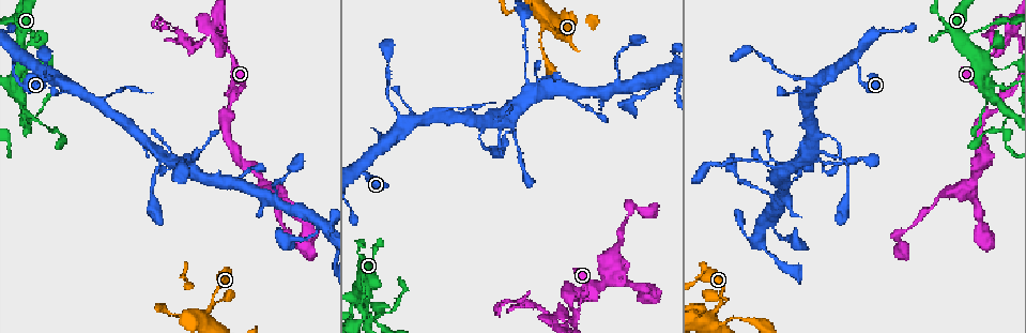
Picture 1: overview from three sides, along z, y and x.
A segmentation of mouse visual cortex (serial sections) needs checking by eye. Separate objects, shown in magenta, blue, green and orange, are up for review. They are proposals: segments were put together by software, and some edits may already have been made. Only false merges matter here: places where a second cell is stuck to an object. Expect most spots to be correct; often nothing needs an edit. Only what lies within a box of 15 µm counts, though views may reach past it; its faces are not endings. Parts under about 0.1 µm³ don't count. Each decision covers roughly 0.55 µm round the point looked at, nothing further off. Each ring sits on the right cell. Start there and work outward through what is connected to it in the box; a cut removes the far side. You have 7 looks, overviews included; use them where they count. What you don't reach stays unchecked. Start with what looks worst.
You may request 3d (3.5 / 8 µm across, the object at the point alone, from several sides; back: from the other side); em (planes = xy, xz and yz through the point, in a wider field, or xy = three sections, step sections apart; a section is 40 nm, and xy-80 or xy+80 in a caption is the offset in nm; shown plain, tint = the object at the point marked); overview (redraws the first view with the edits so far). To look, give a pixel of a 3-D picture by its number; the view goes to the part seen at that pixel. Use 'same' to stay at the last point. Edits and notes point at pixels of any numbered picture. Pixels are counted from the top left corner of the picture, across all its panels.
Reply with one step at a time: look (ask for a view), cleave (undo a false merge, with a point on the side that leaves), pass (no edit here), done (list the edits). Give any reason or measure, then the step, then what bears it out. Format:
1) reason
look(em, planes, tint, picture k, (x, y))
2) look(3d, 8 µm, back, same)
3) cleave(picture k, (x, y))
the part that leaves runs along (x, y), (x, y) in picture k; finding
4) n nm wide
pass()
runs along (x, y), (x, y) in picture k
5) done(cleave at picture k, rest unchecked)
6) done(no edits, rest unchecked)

sharp bend
look(3d, 3.5 µm, back, picture 1, (577, 313))

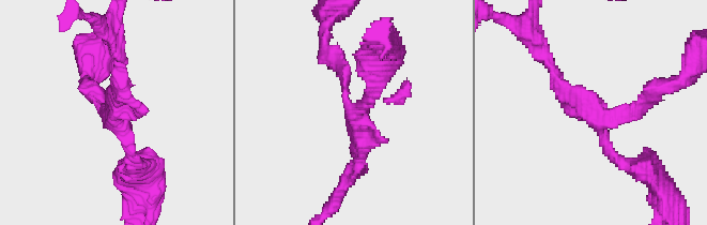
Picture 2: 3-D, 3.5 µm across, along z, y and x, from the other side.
3 arms; arms of 150, 200, 200 nm
look(em, xy, step 5, tint, picture 2, (595, 124))

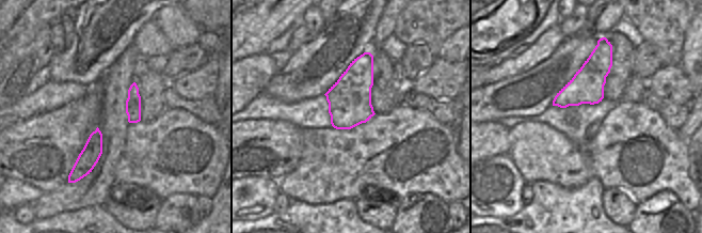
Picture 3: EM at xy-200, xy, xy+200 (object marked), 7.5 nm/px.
pass()
runs along (94, 92), (136, 168) in picture 2; all the same cell

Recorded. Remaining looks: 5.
look(3d, 3.5 µm, picture 1, (191, 46))

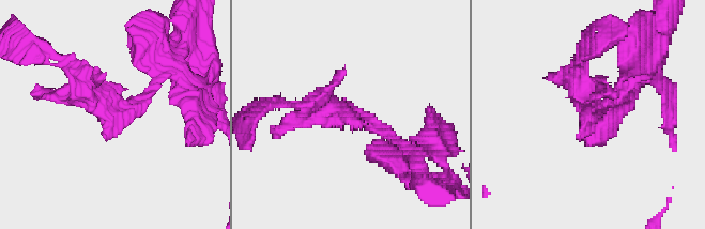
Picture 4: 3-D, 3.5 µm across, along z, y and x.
look(em, xy, step 2, tint, picture 4, (114, 115))

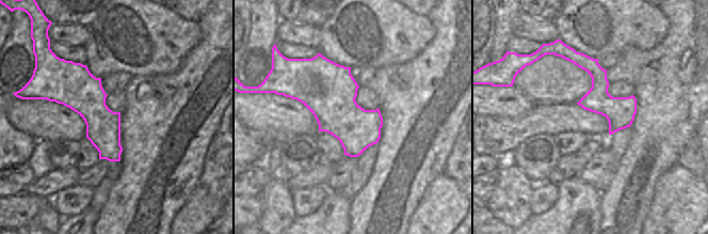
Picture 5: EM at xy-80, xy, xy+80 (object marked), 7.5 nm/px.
another direction
look(em, xy, step 3, tint, same)

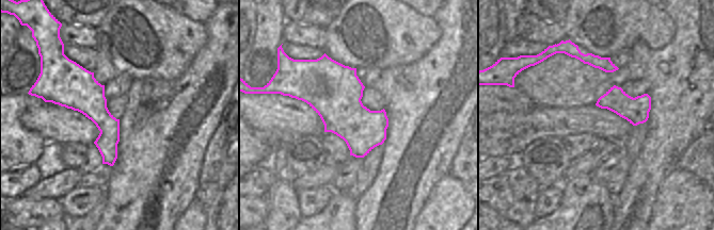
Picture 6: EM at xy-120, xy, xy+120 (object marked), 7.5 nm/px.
pass()
runs along (394, 148), (354, 110), (308, 102) in picture 4; all the same cell

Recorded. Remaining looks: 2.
abrupt turn
look(3d, 3.5 µm, picture 1, (214, 303))

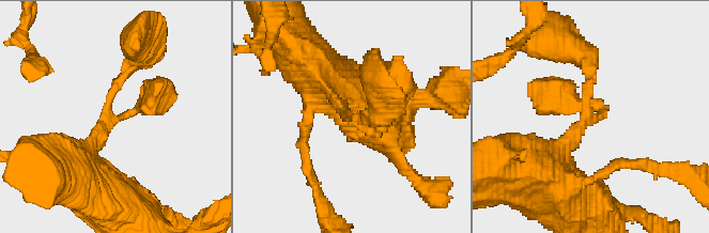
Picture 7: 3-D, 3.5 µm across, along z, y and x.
3 arms; arms of 200, 200, 200 nm
look(em, xy, step 2, tint, picture 7, (109, 117))

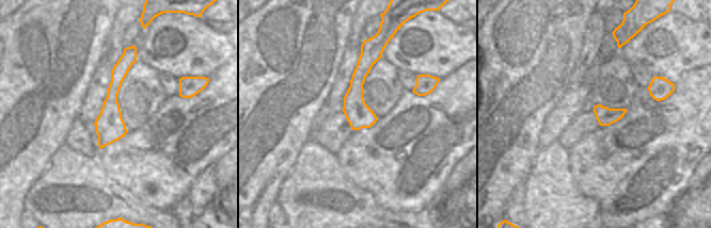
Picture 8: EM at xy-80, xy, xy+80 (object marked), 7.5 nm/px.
pass()
continuous, no second cell

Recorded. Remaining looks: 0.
done(no edits, rest unchecked)

